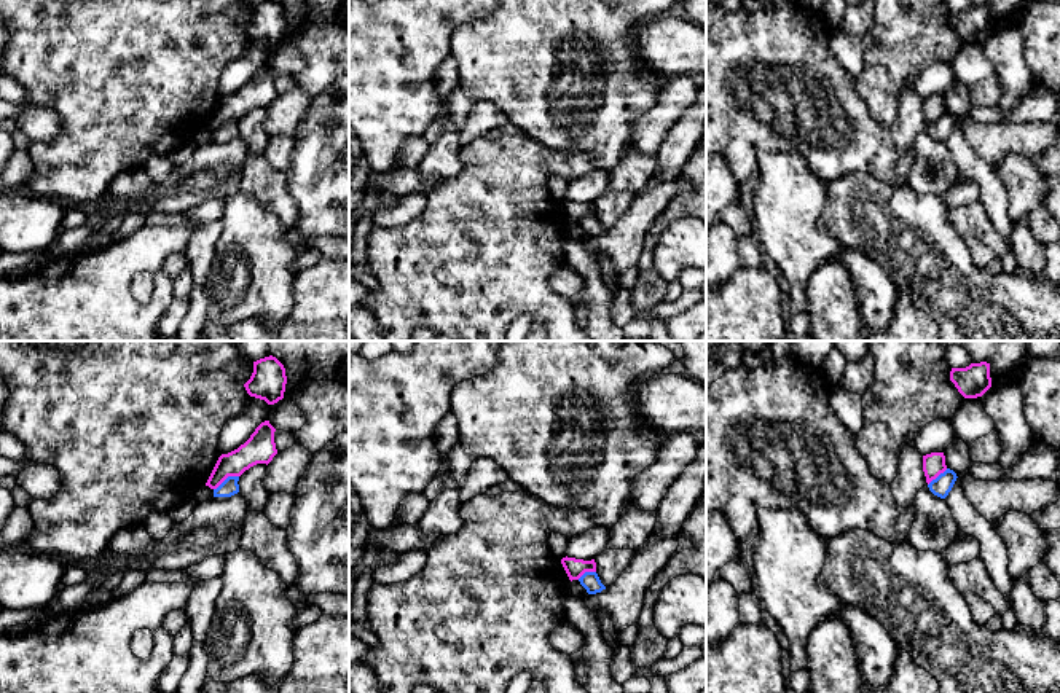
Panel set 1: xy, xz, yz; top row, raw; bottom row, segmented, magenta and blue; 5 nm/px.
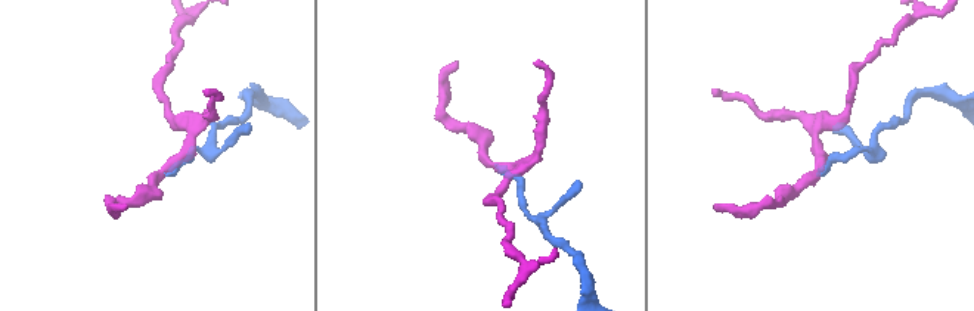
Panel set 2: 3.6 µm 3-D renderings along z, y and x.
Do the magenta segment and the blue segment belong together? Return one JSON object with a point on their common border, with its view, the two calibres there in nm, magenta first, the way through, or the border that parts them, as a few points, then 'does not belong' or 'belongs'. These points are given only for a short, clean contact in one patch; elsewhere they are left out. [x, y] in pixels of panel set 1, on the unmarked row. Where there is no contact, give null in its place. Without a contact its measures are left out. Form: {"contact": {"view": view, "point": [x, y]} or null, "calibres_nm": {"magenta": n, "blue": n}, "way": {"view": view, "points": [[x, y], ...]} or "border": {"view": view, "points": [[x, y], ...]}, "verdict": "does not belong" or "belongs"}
{"contact": {"view": "xy", "point": [225, 121]}, "calibres_nm": {"magenta": 160, "blue": 90}, "border": {"view": "xy", "points": [[238, 118], [228, 118], [214, 133]]}, "verdict": "does not belong"}

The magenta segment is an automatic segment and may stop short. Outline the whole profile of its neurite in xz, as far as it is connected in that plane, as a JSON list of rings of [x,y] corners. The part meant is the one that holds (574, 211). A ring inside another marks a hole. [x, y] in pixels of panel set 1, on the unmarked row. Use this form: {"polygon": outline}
{"polygon": [[[563,201],[561,207],[569,220],[569,223],[579,223],[585,215],[596,215],[596,206],[595,202],[591,204],[583,204],[583,202],[575,202],[575,201]]]}

